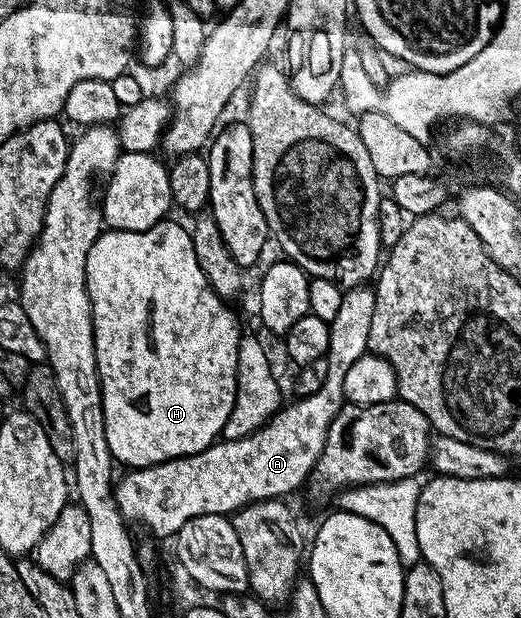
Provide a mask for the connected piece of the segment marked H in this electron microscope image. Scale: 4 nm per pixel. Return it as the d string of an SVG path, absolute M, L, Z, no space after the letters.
M162 221L146 231L102 230L95 245L91 245L91 253L87 253L85 284L89 294L89 304L93 310L95 361L97 362L97 376L101 382L107 445L111 449L114 460L118 464L126 463L126 468L129 469L153 467L157 463L166 463L169 459L194 455L207 449L212 443L218 442L219 436L224 432L227 417L231 417L231 409L235 405L237 396L237 354L243 328L237 324L236 317L229 312L230 304L220 299L211 289L207 277L203 277L203 269L199 269L199 261L195 261L190 228L169 222Z

